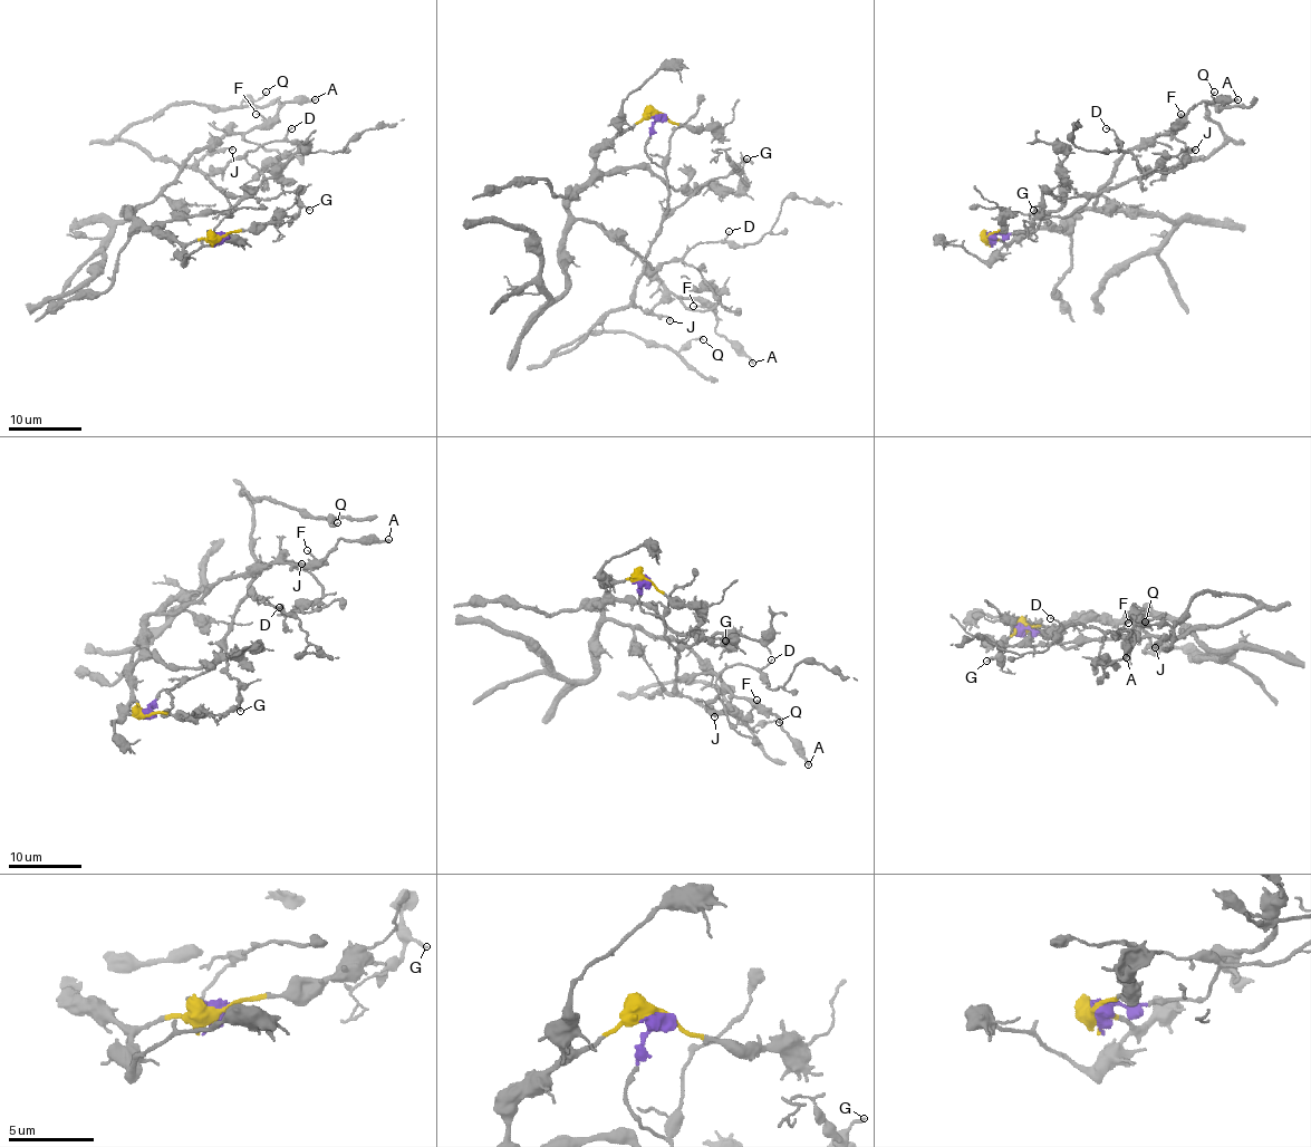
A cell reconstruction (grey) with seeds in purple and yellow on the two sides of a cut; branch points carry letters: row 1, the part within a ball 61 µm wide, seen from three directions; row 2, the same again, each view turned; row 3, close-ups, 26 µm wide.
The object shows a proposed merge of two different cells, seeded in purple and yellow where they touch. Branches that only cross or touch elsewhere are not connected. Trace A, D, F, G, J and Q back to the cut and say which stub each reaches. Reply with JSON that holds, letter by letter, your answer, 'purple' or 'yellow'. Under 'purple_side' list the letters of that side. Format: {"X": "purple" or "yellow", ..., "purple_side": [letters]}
{"A": "yellow", "D": "purple", "F": "yellow", "G": "purple", "J": "purple", "Q": "purple", "purple_side": ["D", "G", "J", "Q"]}

